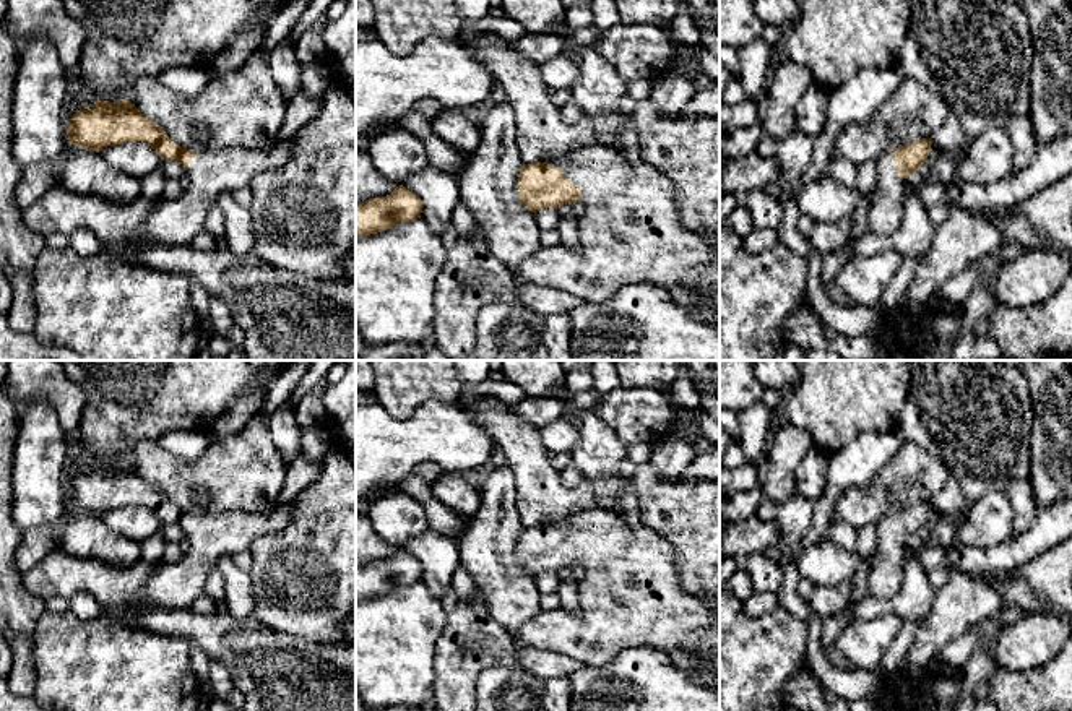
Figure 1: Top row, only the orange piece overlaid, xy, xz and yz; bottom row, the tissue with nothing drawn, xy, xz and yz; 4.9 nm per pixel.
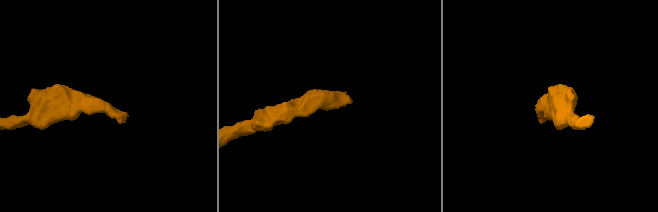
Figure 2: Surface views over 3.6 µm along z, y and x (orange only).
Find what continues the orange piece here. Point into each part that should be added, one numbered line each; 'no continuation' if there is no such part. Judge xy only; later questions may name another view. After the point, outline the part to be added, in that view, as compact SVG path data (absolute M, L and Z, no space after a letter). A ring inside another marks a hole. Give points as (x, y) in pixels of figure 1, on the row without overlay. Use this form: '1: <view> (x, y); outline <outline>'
1: xy (211, 536); outline M292 500L281 502L271 511L201 513L187 529L188 549L184 557L177 563L161 565L151 583L125 607L190 609L221 558L247 550L257 537L284 529L291 515Z

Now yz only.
1: yz (886, 575); outline M882 516L877 529L879 542L871 554L867 592L877 599L888 599L897 596L903 586L906 542L897 539L895 519L890 516Z

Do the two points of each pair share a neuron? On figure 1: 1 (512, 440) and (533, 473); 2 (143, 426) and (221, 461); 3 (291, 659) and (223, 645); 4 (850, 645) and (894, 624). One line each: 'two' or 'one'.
1: one
2: two
3: one
4: one

